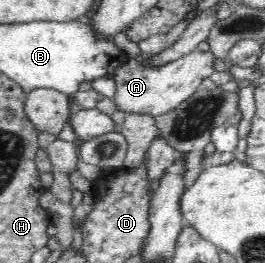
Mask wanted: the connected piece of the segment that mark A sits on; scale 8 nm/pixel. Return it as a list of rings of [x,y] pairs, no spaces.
[[[196,49],[189,54],[177,57],[159,66],[148,66],[127,59],[111,77],[115,83],[115,90],[110,98],[114,107],[126,115],[151,115],[156,117],[174,109],[180,102],[191,97],[194,90],[206,77],[215,71],[216,57],[209,51]]]

